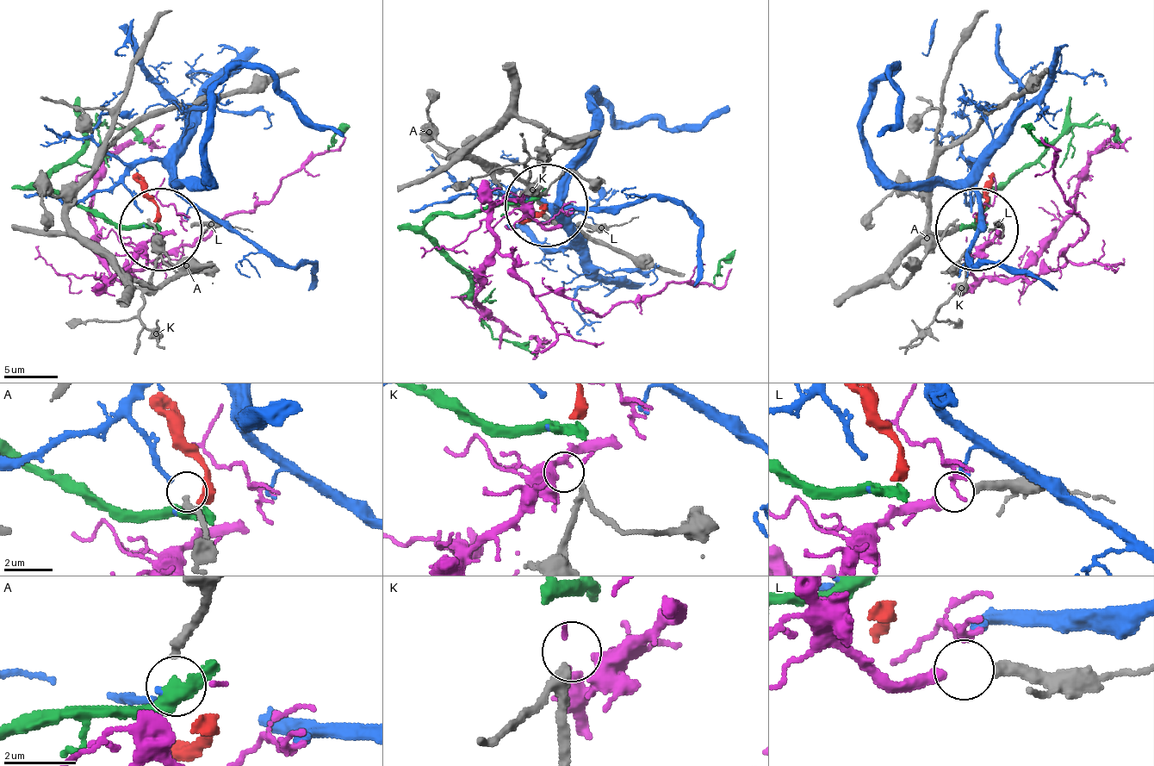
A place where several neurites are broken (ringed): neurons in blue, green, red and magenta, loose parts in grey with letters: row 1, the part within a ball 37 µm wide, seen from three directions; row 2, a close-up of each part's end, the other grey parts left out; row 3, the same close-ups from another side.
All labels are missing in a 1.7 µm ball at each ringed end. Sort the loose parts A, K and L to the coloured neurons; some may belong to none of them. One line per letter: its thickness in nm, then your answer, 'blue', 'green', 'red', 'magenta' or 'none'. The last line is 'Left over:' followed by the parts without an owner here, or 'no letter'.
A: 280 nm thick; none
K: 200 nm thick; none
L: 360 nm thick; magenta
Left over: A, K

